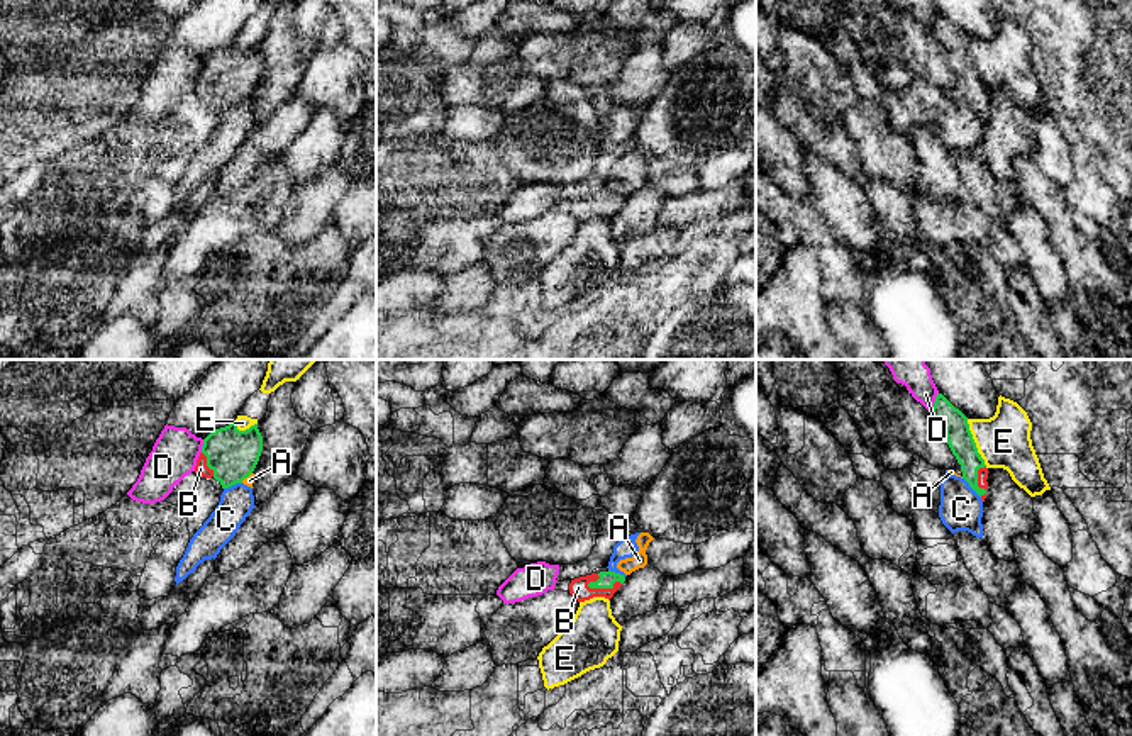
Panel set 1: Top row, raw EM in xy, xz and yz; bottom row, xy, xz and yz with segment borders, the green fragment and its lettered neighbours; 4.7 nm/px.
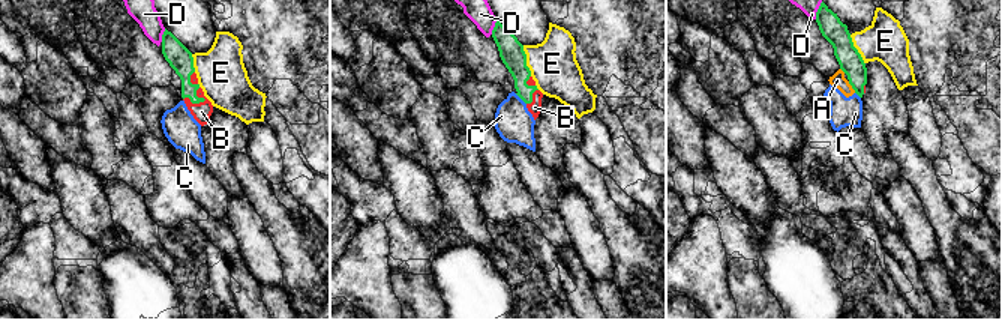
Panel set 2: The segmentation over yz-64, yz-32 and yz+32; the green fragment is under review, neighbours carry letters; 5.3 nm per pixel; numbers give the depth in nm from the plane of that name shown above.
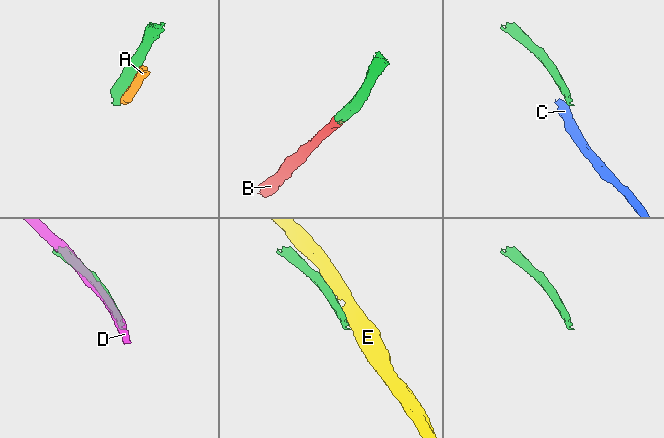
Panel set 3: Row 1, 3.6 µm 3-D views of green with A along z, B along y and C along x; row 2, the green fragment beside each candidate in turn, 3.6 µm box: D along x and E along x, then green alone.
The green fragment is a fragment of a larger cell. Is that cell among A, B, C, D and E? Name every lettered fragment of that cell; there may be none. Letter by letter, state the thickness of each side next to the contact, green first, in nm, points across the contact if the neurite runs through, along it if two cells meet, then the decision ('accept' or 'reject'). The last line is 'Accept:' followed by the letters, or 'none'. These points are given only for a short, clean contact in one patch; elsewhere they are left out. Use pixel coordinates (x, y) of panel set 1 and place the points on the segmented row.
A: calibres 240 and 50 nm; reject
B: calibres 80 and 90 nm; way xz (607, 579), (604, 587), (578, 587); accept
C: calibres 120 and 200 nm; border yz (963, 477), (980, 497); reject
D: calibres 120 and 180 nm; reject
E: calibres 120 and 260 nm; reject
Accept: B

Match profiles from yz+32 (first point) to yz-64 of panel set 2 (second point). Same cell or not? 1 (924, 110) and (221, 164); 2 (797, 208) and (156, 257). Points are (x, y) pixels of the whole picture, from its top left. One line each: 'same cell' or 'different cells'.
1: different cells
2: same cell

